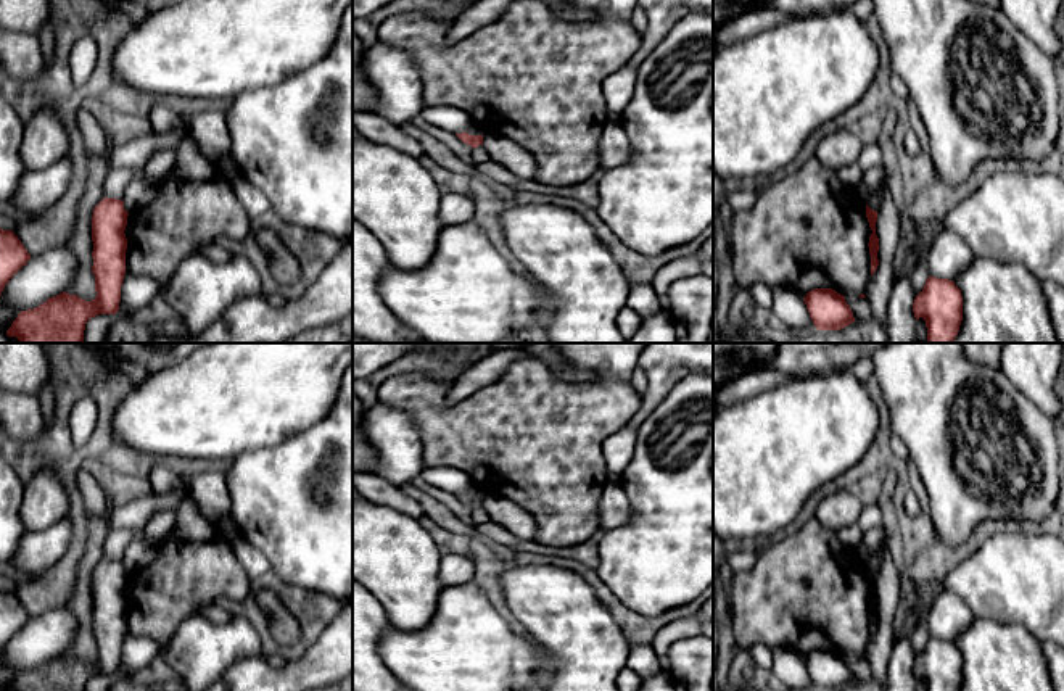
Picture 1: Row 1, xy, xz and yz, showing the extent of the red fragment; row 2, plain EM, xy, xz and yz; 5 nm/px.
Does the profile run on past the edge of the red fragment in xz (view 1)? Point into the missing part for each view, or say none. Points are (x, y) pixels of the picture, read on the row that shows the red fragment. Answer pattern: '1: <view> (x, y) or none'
1: none

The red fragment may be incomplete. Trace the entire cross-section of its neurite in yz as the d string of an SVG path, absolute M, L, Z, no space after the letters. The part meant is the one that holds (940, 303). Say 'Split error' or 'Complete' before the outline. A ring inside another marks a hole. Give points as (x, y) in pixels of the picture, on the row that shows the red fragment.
Complete. M930 277L913 303L927 327L927 343L953 343L963 321L963 295L953 280Z

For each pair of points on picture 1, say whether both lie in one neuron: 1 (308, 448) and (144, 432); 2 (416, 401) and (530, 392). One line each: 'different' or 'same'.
1: different
2: same

